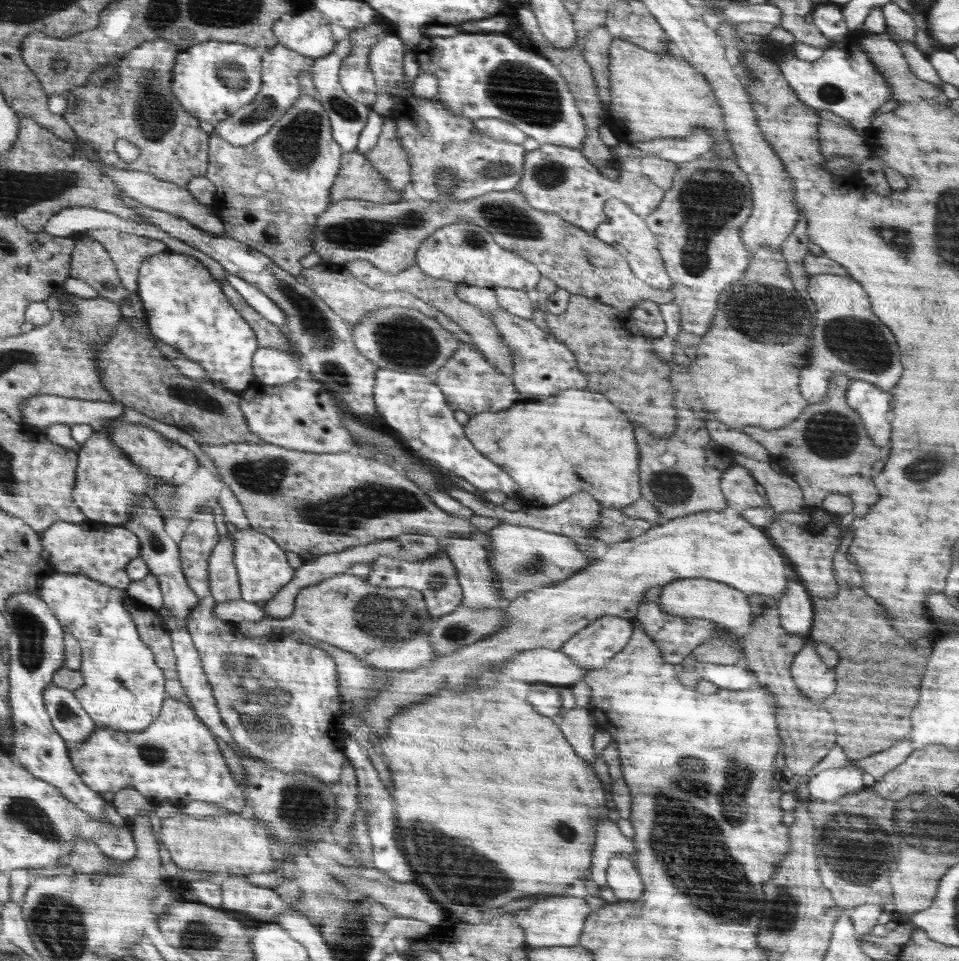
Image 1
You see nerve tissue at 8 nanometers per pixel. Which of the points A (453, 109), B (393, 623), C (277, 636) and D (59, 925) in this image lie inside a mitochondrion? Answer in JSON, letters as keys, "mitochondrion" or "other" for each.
{"A":"other","B":"mitochondrion","C":"other","D":"mitochondrion"}

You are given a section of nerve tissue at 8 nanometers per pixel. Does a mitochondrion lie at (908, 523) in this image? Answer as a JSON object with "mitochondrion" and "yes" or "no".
{"mitochondrion":"no"}

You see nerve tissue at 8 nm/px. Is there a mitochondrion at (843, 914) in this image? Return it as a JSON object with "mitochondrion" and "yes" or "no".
{"mitochondrion":"no"}

